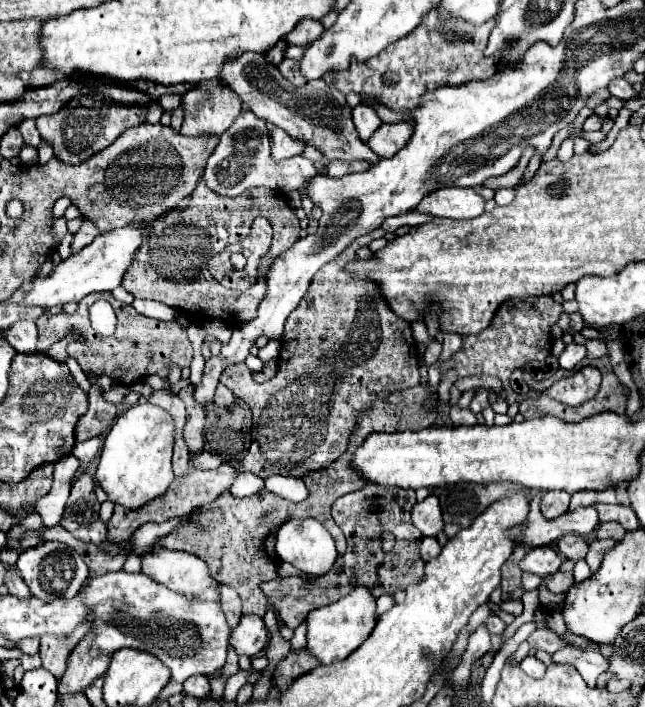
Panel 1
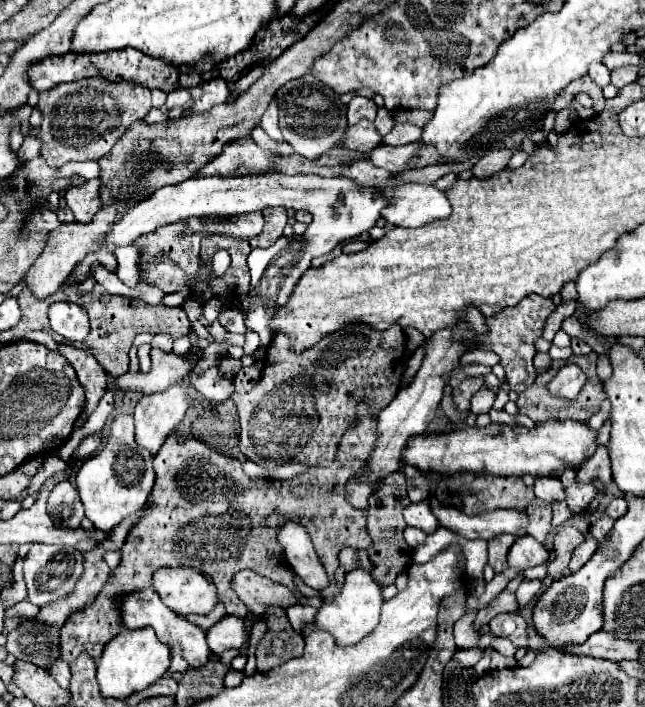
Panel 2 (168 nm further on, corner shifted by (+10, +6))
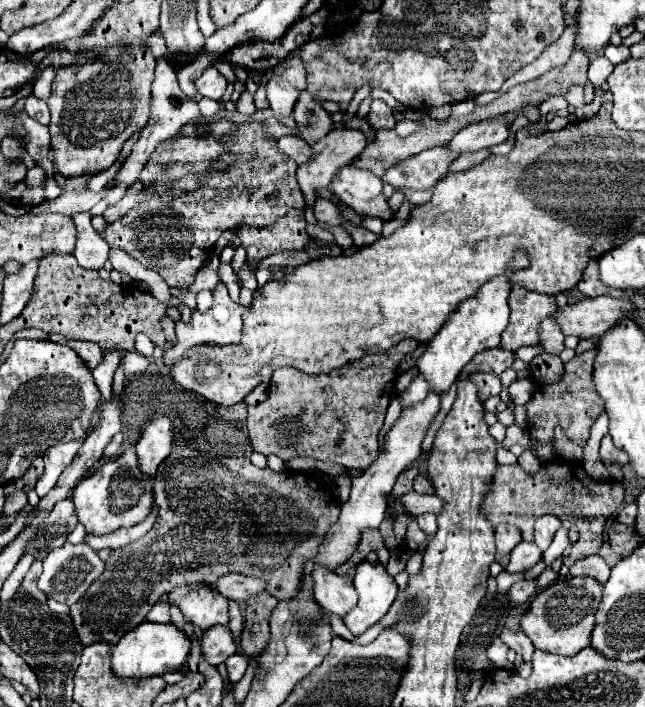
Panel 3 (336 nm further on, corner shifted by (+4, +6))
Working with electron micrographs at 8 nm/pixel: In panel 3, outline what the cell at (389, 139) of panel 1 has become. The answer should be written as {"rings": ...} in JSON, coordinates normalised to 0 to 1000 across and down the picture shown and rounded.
{"rings":[[[527,181],[527,184],[518,184],[518,187],[512,187],[512,192],[502,192],[493,204],[487,204],[487,226],[481,226],[481,232],[462,238],[462,243],[459,243],[465,269],[468,269],[478,291],[484,291],[487,283],[490,283],[490,266],[509,263],[515,257],[518,246],[530,235],[540,235],[567,209],[567,204],[571,204],[571,198],[567,198],[567,192],[564,192],[564,187],[558,181]]]}

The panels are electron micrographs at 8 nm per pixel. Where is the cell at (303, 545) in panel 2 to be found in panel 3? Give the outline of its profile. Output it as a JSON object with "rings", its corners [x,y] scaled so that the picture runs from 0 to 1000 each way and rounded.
{"rings":[[[487,798],[484,803],[484,832],[487,849],[505,863],[521,871],[533,871],[552,854],[552,837],[540,818],[518,812],[499,798]]]}

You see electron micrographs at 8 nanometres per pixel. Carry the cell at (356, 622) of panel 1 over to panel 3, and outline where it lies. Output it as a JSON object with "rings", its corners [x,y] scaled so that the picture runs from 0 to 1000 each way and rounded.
{"rings":[[[574,795],[555,798],[549,826],[555,837],[555,854],[530,877],[549,900],[558,900],[602,866],[614,846],[617,829],[592,798],[577,801]]]}

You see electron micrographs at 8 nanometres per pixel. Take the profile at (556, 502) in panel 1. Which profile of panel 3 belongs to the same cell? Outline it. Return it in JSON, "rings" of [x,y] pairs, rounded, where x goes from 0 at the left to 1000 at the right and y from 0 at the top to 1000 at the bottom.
{"rings":[[[859,727],[834,730],[834,736],[828,741],[828,767],[834,769],[834,775],[840,781],[853,772],[865,747],[868,747],[868,733],[865,730],[859,730]]]}

